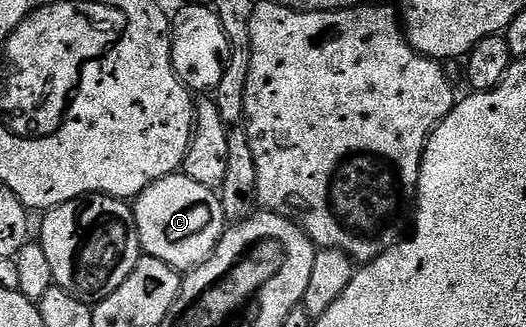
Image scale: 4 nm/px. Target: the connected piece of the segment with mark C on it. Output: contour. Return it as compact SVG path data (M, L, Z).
M184 172L168 174L166 178L152 182L142 194L137 195L131 209L142 251L150 258L163 260L163 264L178 272L188 272L203 264L203 260L211 256L211 252L227 229L227 219L220 197L210 187L191 180Z

